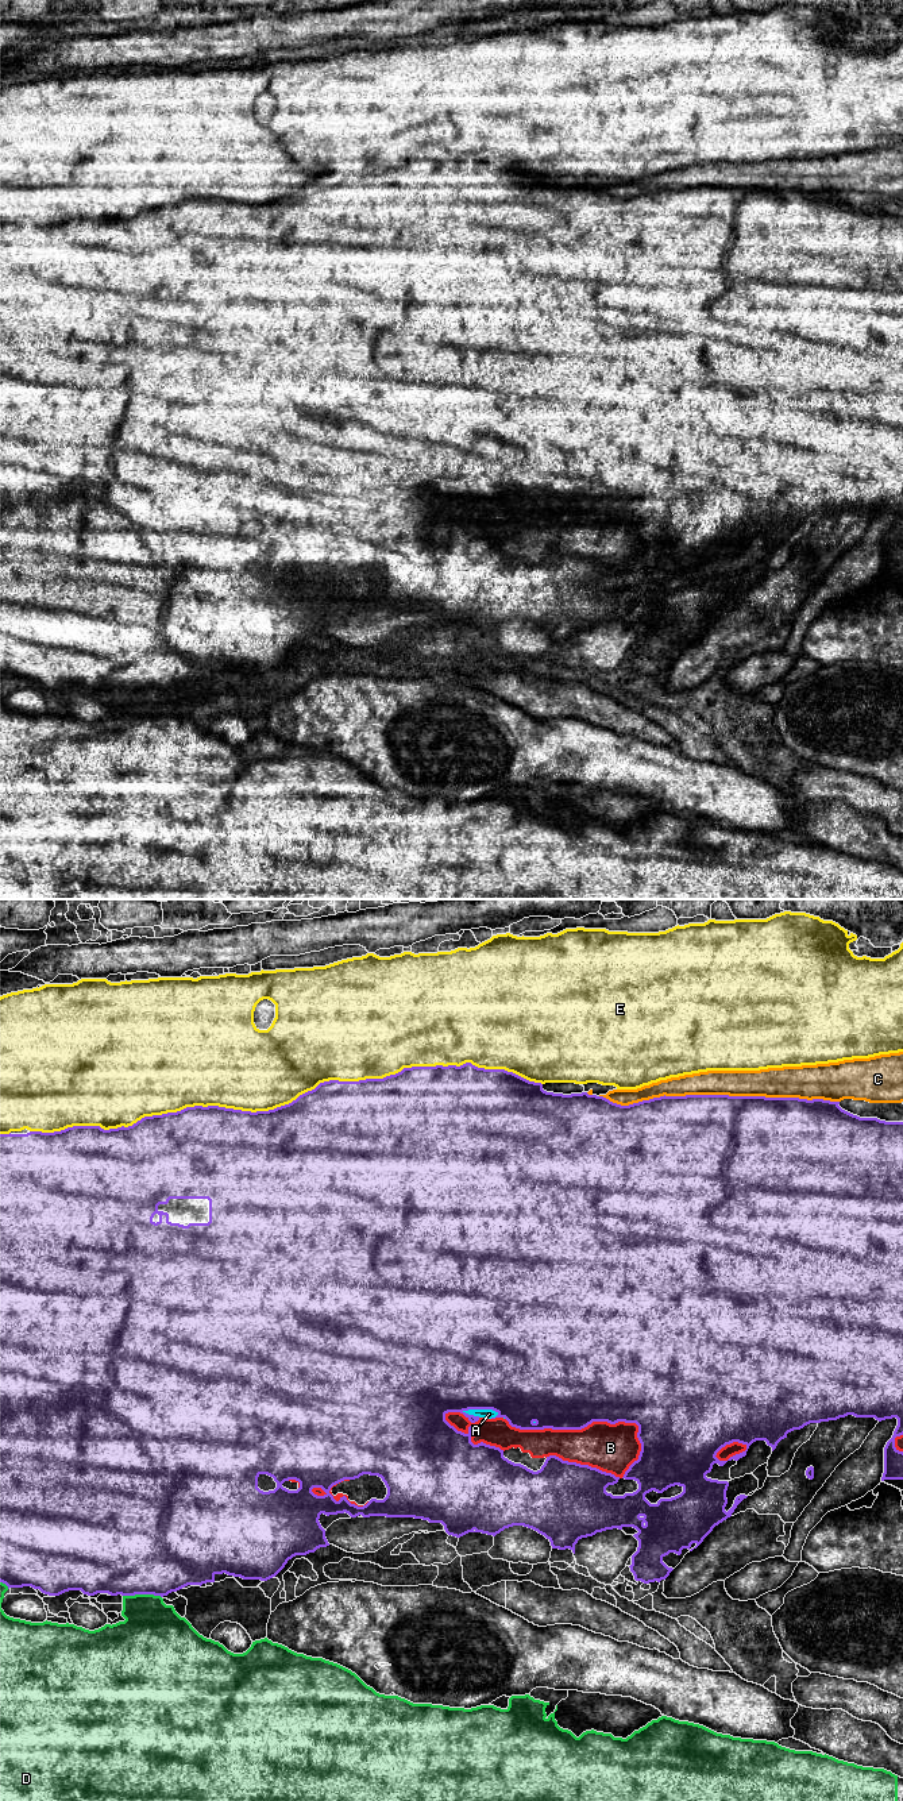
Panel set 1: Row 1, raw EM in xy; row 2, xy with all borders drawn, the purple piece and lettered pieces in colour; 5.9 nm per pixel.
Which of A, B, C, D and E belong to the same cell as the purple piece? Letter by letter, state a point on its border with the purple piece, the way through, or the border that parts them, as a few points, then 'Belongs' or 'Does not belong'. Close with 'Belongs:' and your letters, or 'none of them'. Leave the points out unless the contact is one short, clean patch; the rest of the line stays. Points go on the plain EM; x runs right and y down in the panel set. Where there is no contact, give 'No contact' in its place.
A: Touches purple at xy (481, 501). Does not belong
B: Touches purple at xy (583, 520). Does not belong
C: Touches purple at xy (720, 188). Does not belong
D: Touches purple at xy (142, 686). Does not belong
E: Touches purple at xy (285, 197). Does not belong
Belongs: none of them

